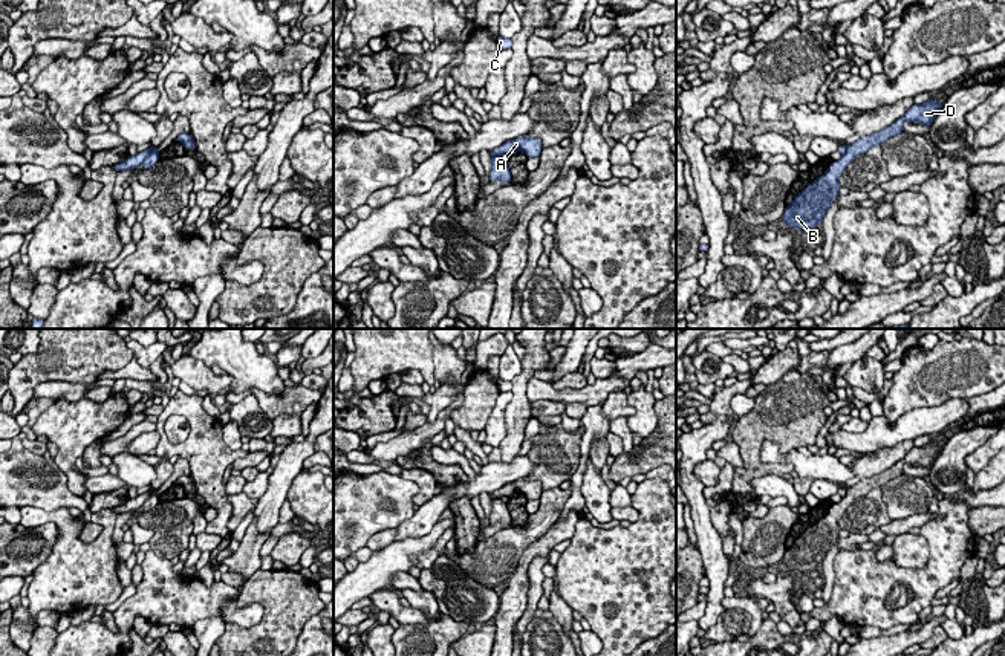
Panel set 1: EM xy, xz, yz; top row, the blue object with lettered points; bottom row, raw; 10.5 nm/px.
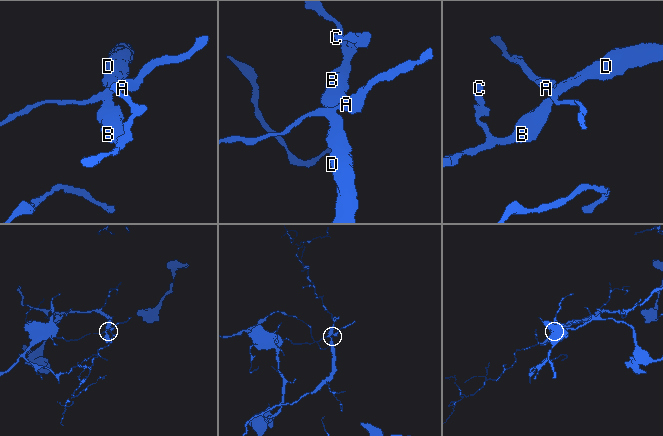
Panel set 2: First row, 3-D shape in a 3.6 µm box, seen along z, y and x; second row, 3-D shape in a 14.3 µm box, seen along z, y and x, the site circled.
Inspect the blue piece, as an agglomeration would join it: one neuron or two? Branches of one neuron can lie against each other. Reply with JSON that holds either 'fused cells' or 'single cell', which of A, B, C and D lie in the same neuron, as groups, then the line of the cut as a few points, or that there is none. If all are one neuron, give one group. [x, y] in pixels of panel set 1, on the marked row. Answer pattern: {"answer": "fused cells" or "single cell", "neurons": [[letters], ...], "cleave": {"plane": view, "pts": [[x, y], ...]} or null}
{"answer": "fused cells", "neurons": [["A"], ["B", "C", "D"]], "cleave": {"plane": "xy", "pts": [[150, 147], [141, 164]]}}

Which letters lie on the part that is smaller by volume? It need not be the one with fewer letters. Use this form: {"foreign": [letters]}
{"foreign": ["B", "C", "D"]}

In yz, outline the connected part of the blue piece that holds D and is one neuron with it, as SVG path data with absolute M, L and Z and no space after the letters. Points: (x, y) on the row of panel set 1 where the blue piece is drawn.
M933 98L924 104L912 106L904 116L896 119L892 125L884 127L869 136L860 138L857 142L846 147L846 153L829 165L826 173L809 183L794 200L785 208L782 222L791 229L811 229L820 226L831 203L838 196L838 177L846 167L858 156L866 153L870 147L886 142L889 138L904 132L904 122L910 121L930 127L936 115L941 112L944 102Z

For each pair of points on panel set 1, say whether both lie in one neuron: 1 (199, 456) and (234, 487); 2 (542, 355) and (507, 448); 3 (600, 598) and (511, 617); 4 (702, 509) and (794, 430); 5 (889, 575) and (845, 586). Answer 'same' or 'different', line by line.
1: different
2: same
3: different
4: different
5: same

